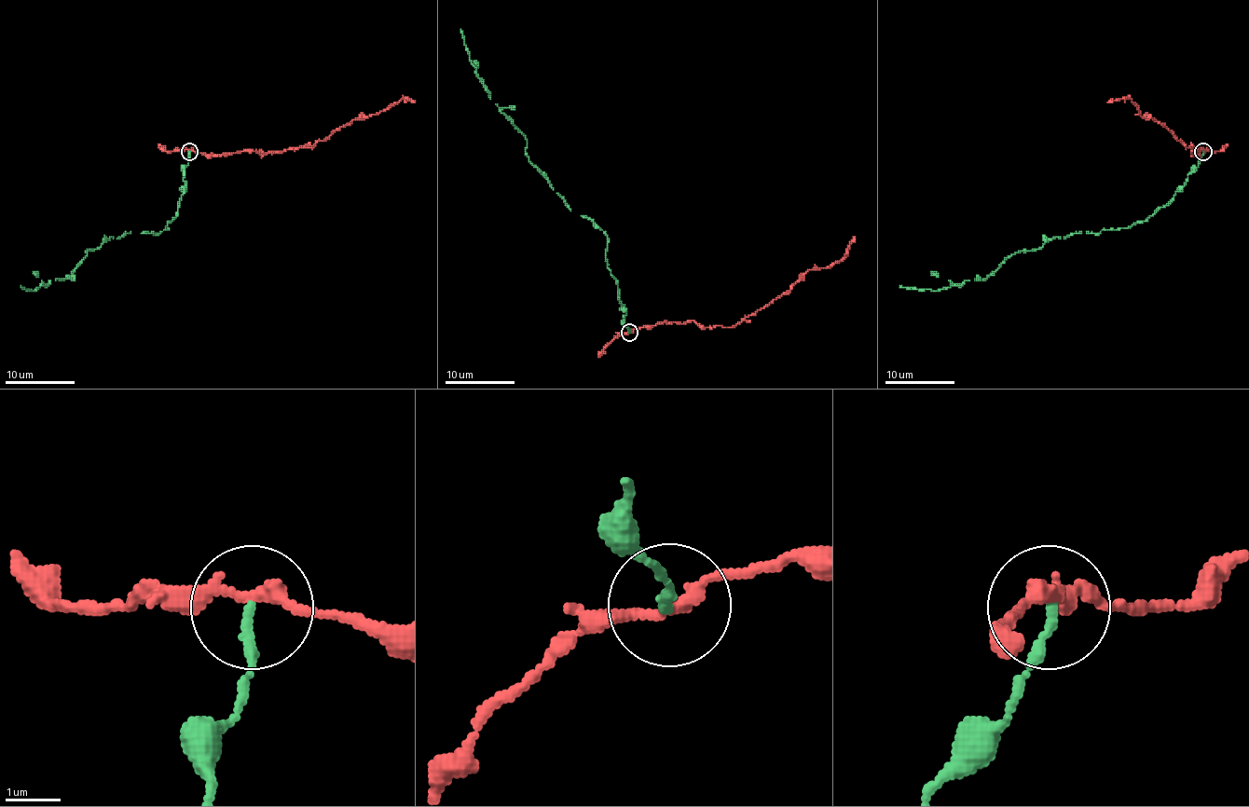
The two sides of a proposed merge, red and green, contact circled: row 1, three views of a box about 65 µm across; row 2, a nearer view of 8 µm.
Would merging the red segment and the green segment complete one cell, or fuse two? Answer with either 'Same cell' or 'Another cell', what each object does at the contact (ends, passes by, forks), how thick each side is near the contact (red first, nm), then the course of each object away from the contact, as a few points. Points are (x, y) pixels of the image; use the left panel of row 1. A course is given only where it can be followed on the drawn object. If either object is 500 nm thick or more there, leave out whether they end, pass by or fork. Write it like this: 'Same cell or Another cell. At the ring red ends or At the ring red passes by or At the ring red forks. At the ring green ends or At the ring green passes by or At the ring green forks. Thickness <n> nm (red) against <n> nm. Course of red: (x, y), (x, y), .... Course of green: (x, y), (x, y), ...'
Another cell. At the ring red passes by. At the ring green ends. Thickness 240 nm (red) against 190 nm. Course of red: (190, 151), (223, 155), (312, 147), (347, 125), (389, 109), (403, 99), (415, 102). Course of green: (190, 151), (186, 189), (167, 229), (111, 237), (85, 251), (64, 279), (31, 291), (20, 285)

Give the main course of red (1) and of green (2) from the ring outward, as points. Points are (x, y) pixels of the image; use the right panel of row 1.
1: (1203, 151), (1193, 155), (1196, 149), (1186, 147), (1163, 125), (1140, 115), (1130, 99), (1107, 102)
2: (1203, 151), (1187, 181), (1165, 205), (1137, 223), (1071, 233), (1018, 251), (985, 279), (933, 291), (899, 285)

